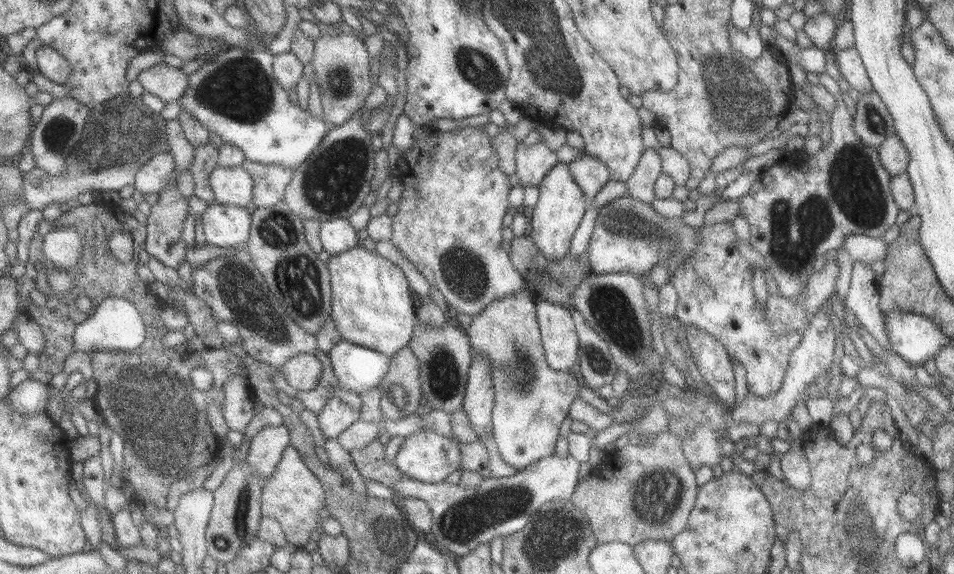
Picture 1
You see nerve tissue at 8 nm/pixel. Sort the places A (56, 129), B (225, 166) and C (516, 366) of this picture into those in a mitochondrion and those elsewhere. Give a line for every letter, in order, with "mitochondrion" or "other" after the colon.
A: mitochondrion
B: other
C: mitochondrion

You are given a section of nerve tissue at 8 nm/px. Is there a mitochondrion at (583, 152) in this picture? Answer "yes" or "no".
no

